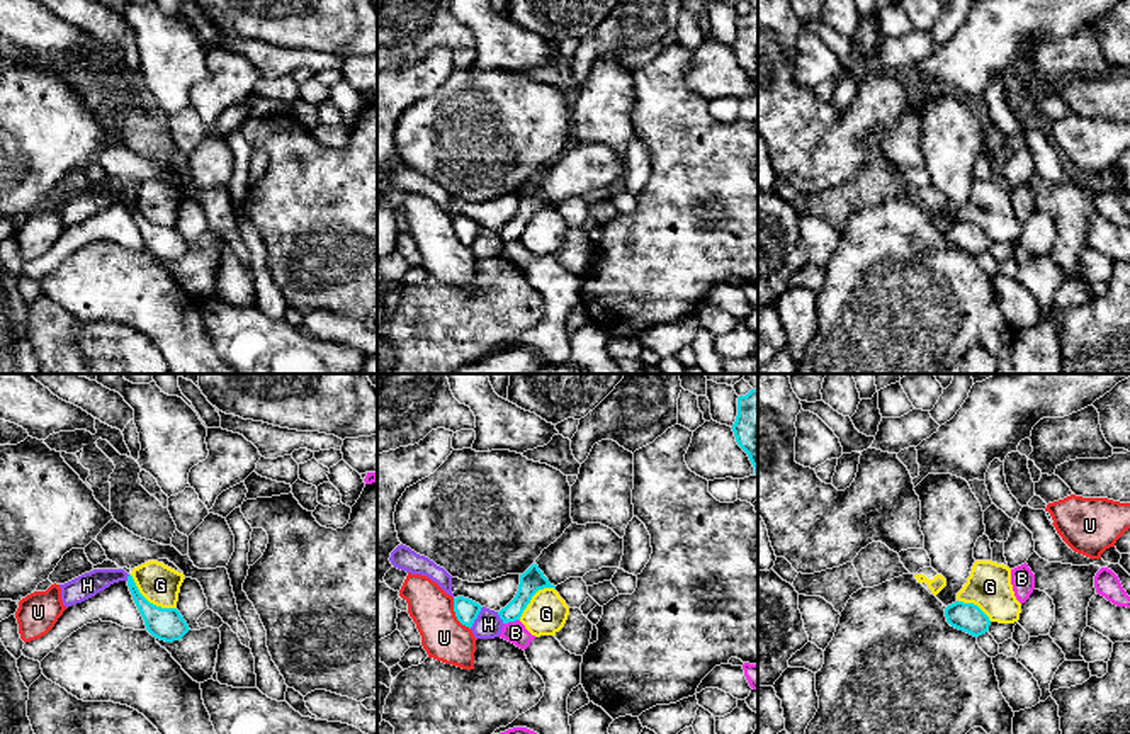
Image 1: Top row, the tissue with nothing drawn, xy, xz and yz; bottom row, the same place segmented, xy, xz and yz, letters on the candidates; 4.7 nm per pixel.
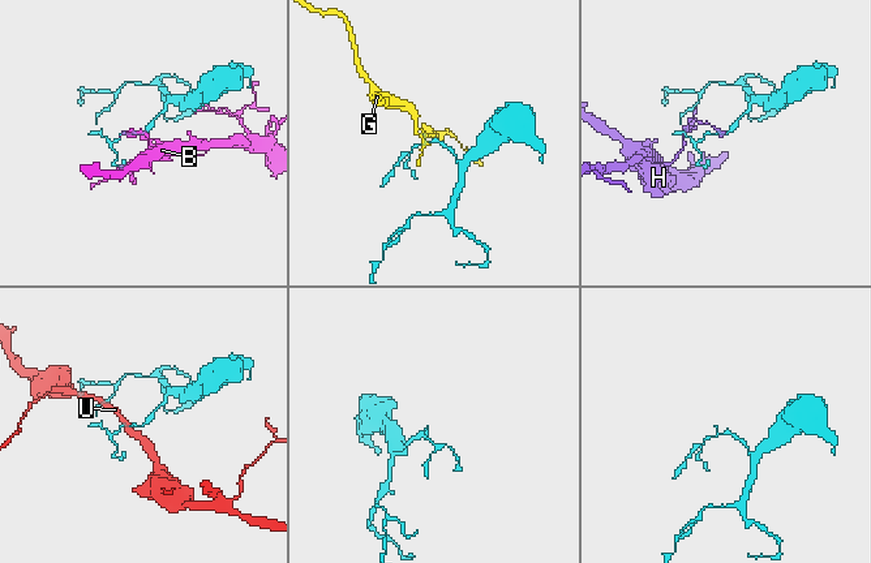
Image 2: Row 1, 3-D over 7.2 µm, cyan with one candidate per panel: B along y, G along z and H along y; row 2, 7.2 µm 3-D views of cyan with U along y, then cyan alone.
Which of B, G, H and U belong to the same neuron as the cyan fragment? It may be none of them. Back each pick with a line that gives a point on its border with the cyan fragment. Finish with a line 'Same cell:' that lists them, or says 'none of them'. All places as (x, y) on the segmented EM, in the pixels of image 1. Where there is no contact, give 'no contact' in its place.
Same cell: none of them

